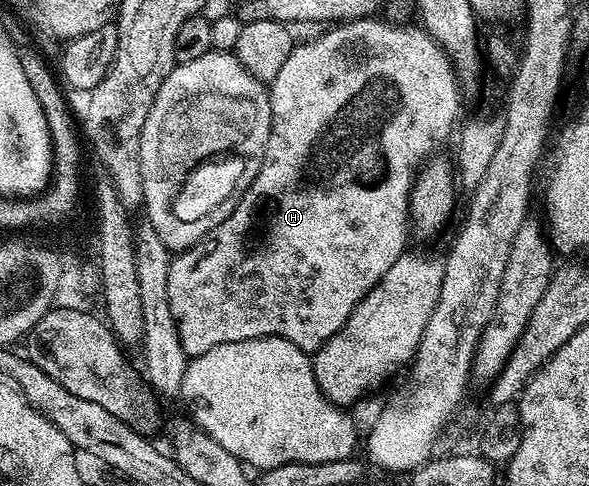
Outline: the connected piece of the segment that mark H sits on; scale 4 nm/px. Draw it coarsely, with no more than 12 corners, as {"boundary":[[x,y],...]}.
{"boundary":[[416,26],[293,45],[236,207],[171,259],[189,359],[315,352],[406,253],[462,87]]}

